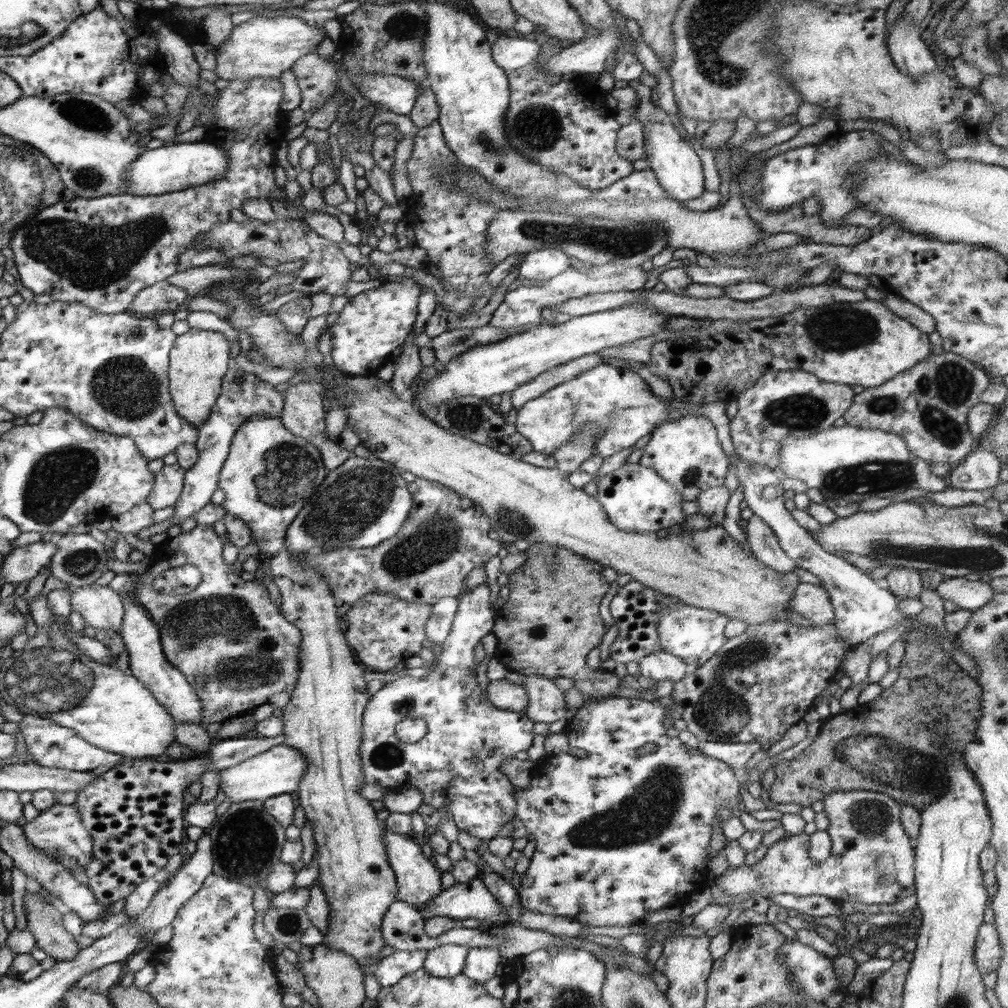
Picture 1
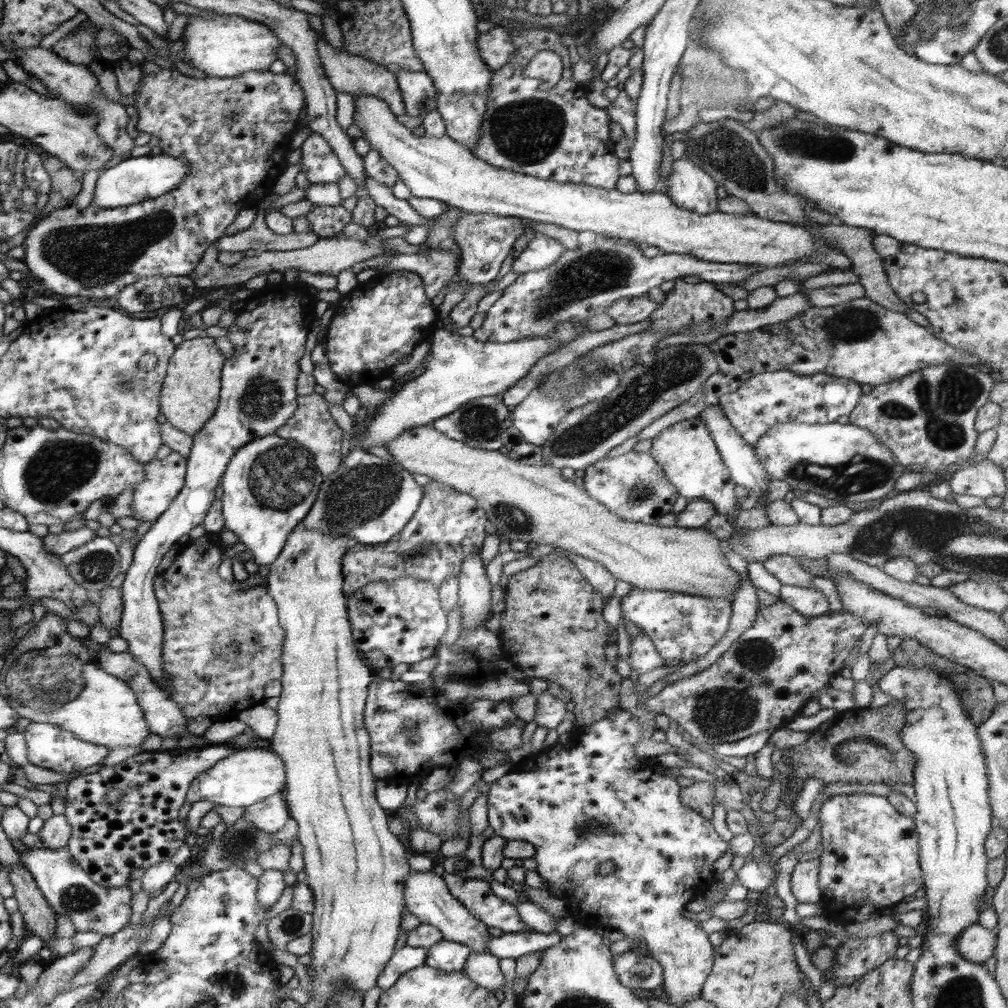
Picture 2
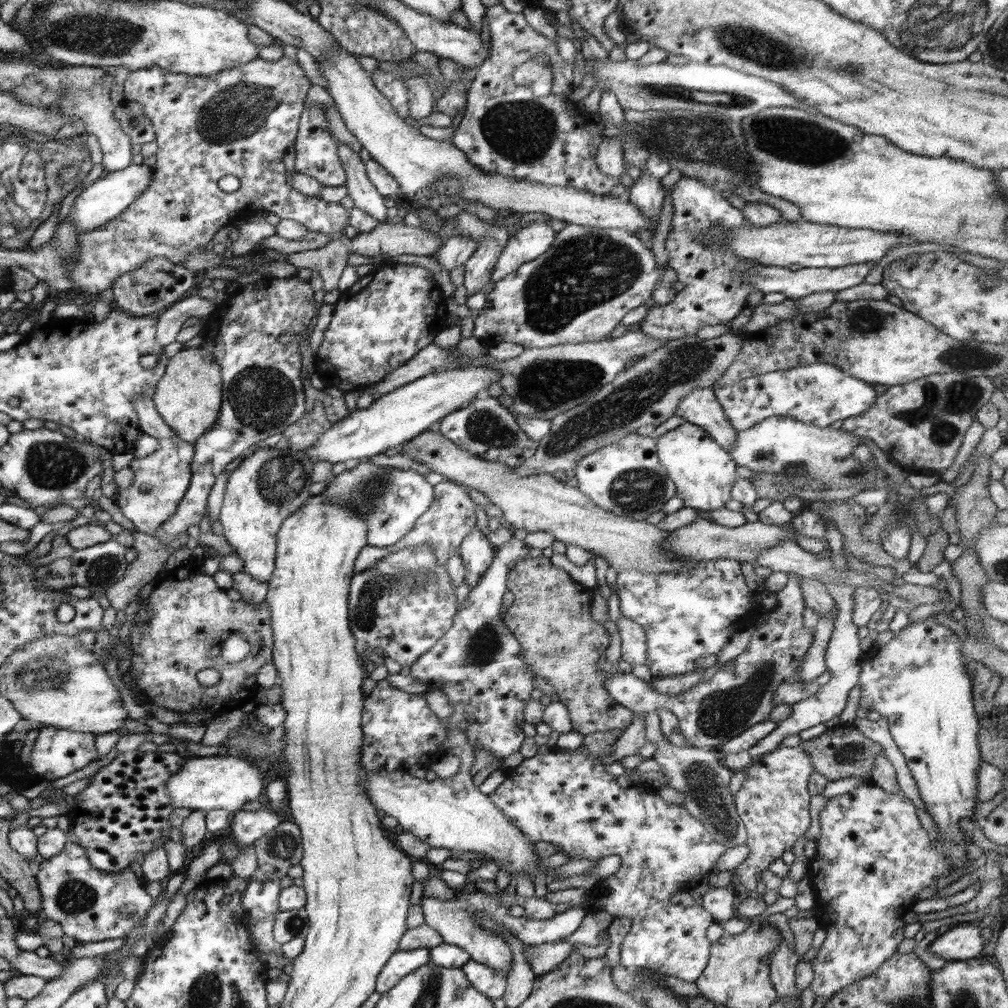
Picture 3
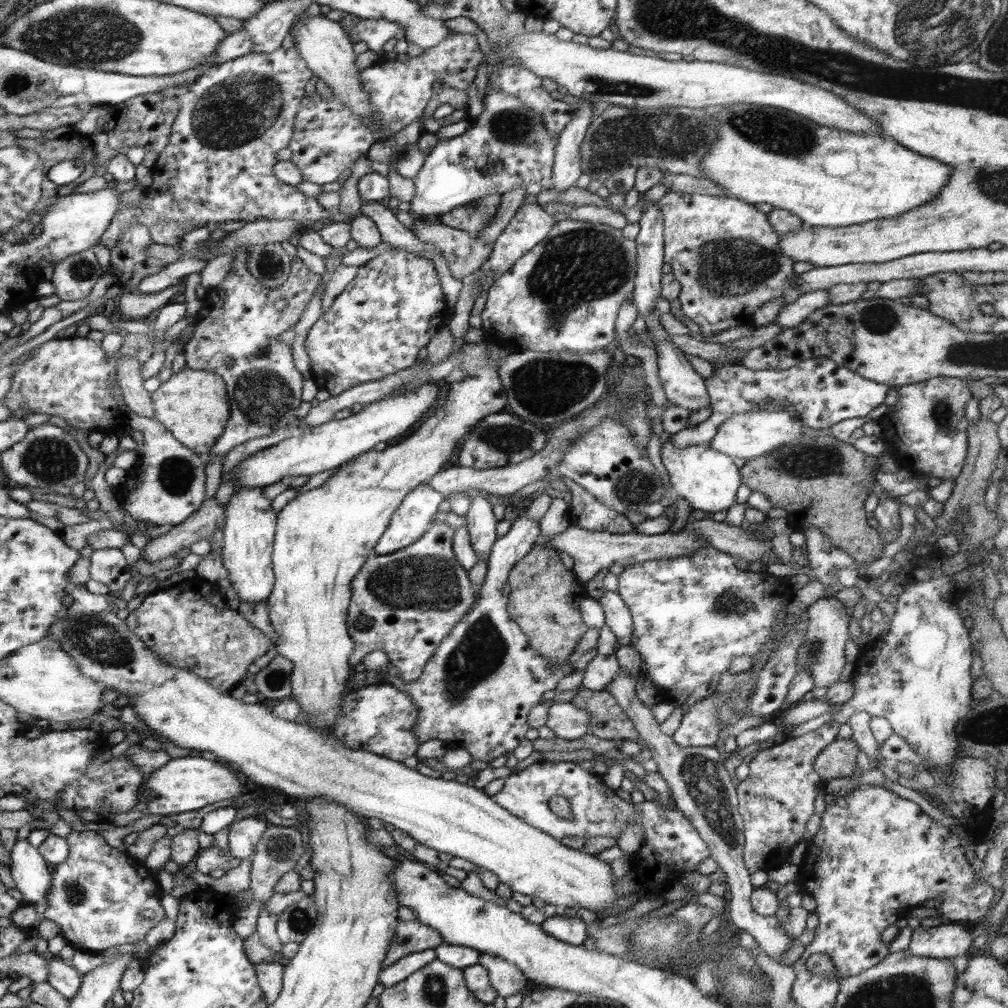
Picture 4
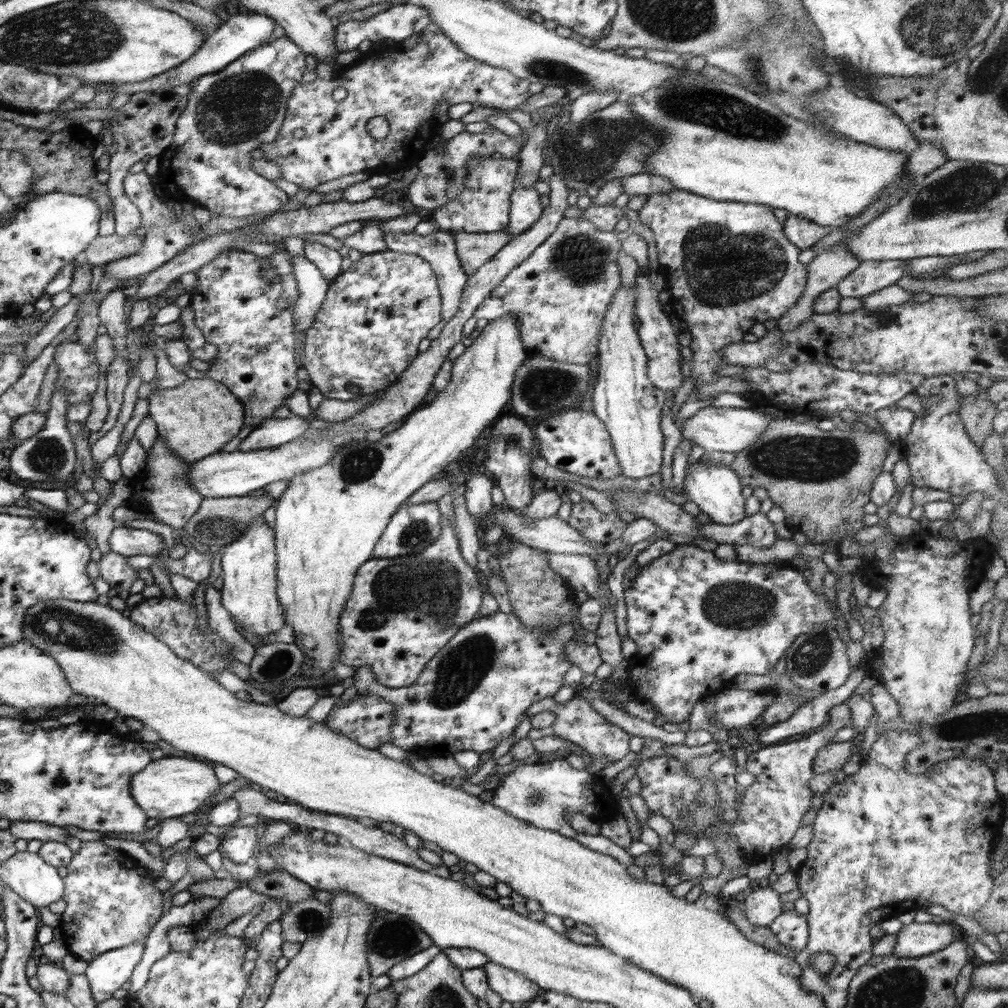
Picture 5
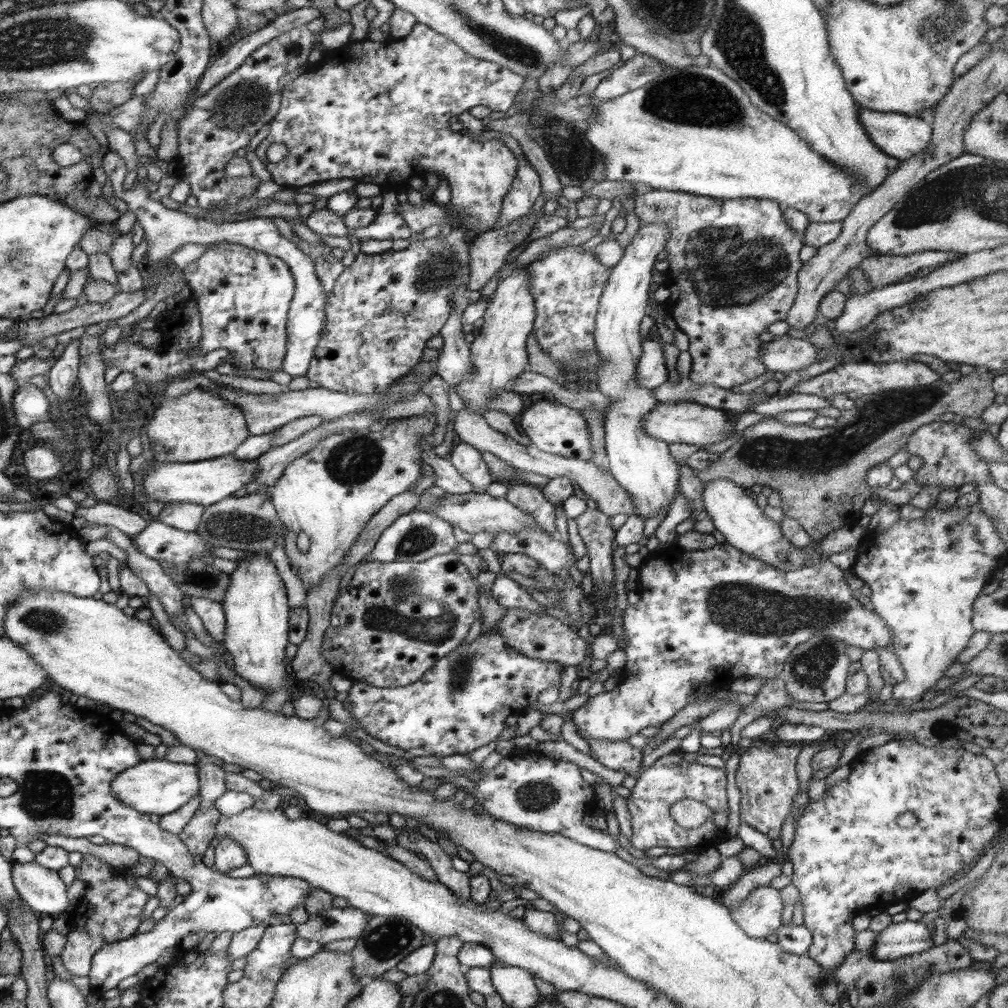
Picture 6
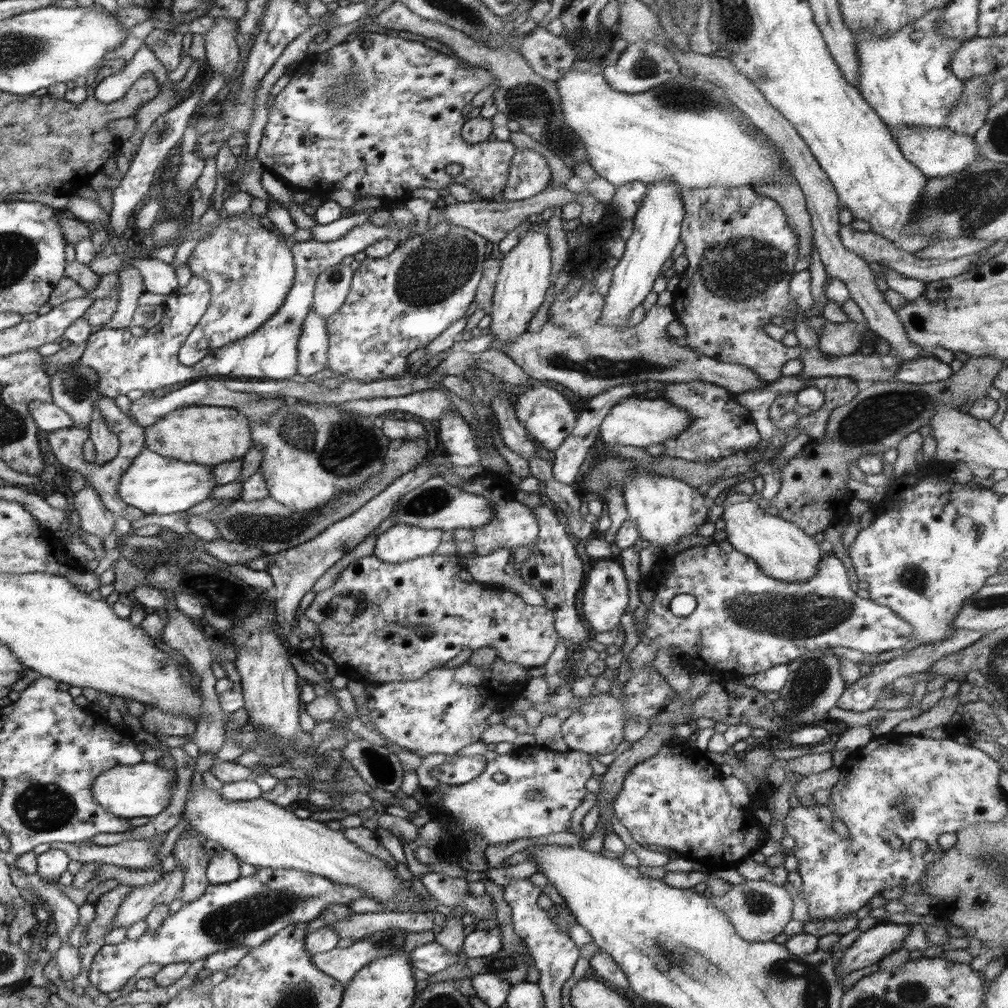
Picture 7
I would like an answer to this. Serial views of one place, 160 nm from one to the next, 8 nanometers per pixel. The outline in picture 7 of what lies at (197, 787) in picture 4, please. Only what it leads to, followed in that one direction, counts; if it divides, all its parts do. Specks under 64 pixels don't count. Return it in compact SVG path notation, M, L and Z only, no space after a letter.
M140 762L137 765L120 765L104 771L92 785L94 800L118 818L152 818L162 813L170 805L172 790L176 786L177 773L166 770L158 763Z

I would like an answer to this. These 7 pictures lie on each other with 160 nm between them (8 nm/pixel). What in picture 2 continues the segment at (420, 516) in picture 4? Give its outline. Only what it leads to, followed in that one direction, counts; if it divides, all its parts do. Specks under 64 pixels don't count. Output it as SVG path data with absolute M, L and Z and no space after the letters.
M350 448L338 470L325 477L308 516L301 522L308 530L347 536L348 547L355 544L377 545L397 535L414 516L422 500L423 486L414 481L413 473L395 460L387 461L362 448Z

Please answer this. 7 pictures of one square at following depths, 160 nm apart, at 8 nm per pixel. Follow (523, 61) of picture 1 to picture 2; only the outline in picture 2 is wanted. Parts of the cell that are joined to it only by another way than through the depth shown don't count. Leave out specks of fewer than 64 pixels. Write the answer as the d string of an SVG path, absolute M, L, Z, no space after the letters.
M495 26L478 37L478 50L482 60L492 69L502 68L517 50L505 26Z

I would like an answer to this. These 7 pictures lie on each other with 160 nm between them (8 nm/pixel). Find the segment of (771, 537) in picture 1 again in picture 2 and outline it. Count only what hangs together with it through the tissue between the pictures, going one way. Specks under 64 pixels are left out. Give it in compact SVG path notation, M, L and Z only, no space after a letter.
M772 555L763 560L763 565L781 585L797 586L815 589L812 586L812 578L795 557L788 555Z

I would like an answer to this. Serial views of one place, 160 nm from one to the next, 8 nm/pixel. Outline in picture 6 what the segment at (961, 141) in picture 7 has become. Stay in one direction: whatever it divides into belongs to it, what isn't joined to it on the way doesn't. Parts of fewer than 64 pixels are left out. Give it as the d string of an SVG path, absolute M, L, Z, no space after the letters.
M859 108L859 121L870 140L884 153L900 161L923 153L932 127L916 115Z

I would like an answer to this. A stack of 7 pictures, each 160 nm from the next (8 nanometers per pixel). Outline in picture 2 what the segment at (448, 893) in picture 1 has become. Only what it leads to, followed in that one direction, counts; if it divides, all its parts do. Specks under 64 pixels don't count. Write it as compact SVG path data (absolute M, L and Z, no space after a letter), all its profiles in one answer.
M445 872L442 876L452 896L455 896L468 909L472 917L478 918L488 927L498 928L504 933L531 931L530 927L520 919L516 907L509 904L503 898L496 896L496 893L492 892L489 882L482 879L462 878L457 874L450 874L448 872Z

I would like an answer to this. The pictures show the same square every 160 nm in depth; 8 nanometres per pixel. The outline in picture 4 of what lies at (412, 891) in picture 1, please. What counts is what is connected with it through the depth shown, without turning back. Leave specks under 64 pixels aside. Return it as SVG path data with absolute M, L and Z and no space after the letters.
M480 951L479 963L486 968L490 982L497 990L498 996L512 996L517 992L528 990L535 985L515 964L505 958Z

